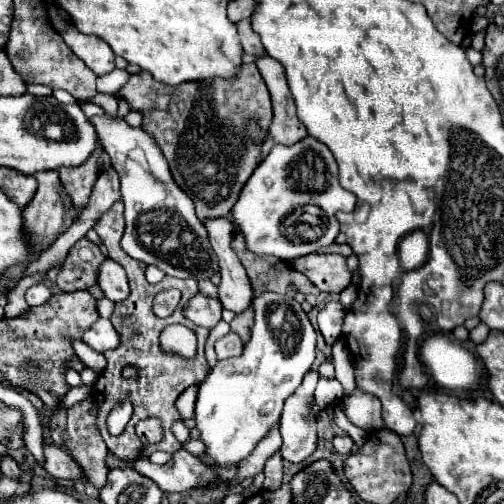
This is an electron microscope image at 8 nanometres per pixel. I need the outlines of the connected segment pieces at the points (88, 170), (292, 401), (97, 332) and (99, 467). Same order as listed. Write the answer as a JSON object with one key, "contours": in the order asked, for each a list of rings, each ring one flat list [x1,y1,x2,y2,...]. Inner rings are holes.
{"contours":[[[94,152,90,156,88,162,84,162,78,168,60,168,60,180,68,192,68,196,72,198,72,204,76,206,76,210,84,210,92,192,92,186,98,178,98,170,96,170,96,160,98,160,100,152]],[[310,372,310,382,302,382,296,388,296,394,292,394,284,404,280,420,280,434,284,444,280,448,280,454,292,464,304,462,316,450,316,416,310,410,310,402,314,400,318,378,318,372]],[[100,318,96,324,92,324,92,328,82,334,82,342,98,352,106,352,120,344,118,332,114,330,112,322,106,318]],[[92,398,82,400,72,408,68,408,66,430,62,438,70,456,82,466,88,482,92,482,100,490,108,474,106,466,108,448,96,426,96,410,98,408,92,402]]]}

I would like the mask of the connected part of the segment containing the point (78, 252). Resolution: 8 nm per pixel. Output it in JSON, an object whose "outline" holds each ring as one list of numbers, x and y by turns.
{"outline":[[88,238,78,240,70,248,70,252,60,268,60,274,56,278,58,288,64,292,74,292,74,290,94,286,96,270,102,262,104,262,104,254,100,252,100,248,96,244,92,244]]}

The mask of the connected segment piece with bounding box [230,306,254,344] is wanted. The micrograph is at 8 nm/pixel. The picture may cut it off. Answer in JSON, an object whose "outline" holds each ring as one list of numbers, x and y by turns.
{"outline":[[252,306,248,308,248,310,244,310,244,312,240,312,232,322,230,322,230,328,232,328,232,332,236,332,240,338,242,338,242,342,246,344,248,342,248,338,250,338,250,330,252,330,252,322,254,322,254,314,252,314]]}

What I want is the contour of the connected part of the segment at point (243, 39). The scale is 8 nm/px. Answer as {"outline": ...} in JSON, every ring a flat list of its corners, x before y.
{"outline":[[240,20,238,22,238,34,240,34,240,44,242,44,246,54,260,54,260,52,264,52,260,36,252,30,250,20]]}

